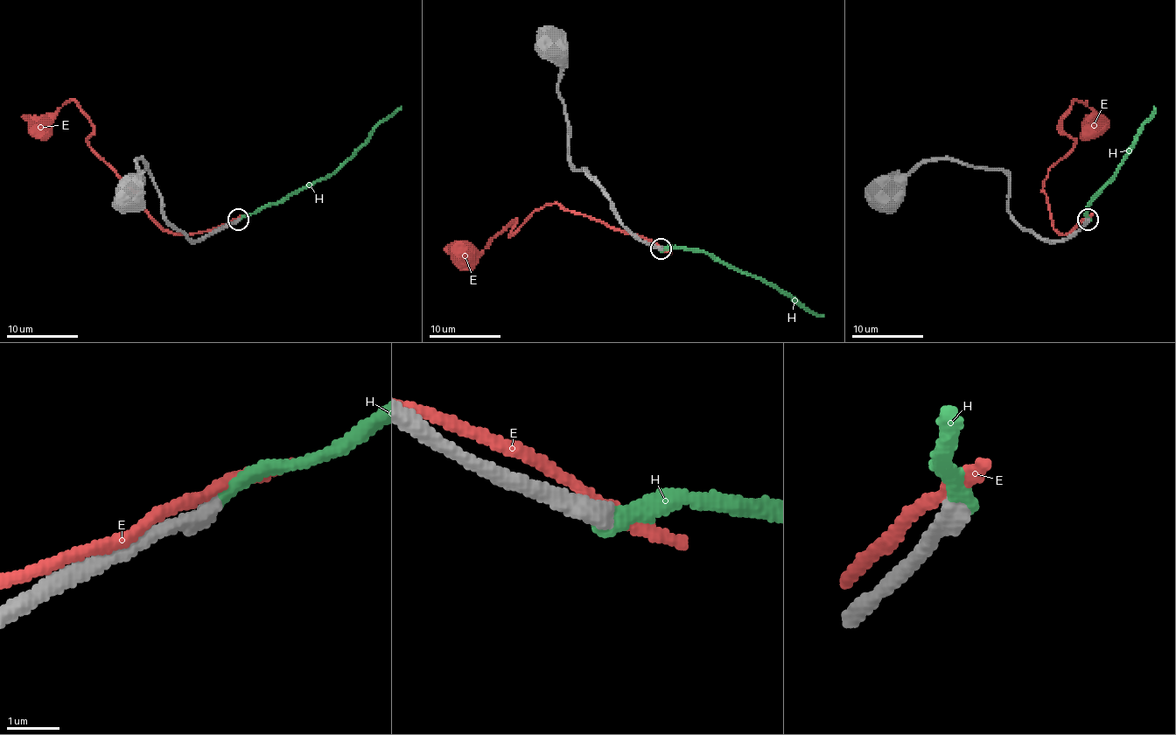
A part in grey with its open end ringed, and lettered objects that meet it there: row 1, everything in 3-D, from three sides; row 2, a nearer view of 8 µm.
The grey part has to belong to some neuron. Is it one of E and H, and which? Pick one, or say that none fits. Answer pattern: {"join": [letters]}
{"join": ["H"]}

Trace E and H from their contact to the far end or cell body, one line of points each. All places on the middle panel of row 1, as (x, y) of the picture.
E: (661, 248), (585, 214), (548, 203), (512, 235), (515, 223), (478, 254), (464, 254)
H: (661, 250), (700, 250), (739, 271), (782, 290), (803, 307), (823, 314)

